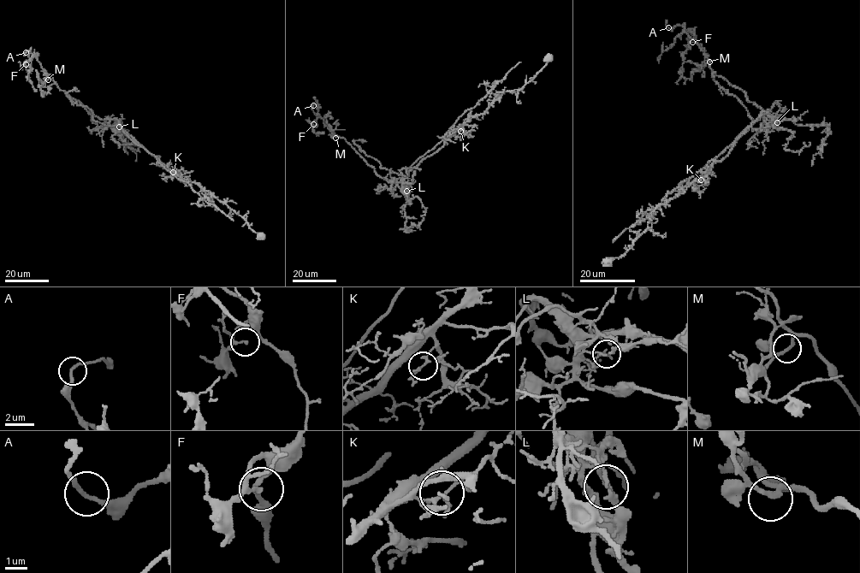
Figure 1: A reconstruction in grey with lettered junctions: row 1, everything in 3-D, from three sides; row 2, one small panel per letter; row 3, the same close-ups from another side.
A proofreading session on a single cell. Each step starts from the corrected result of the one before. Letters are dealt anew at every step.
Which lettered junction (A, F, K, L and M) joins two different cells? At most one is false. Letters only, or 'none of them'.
L

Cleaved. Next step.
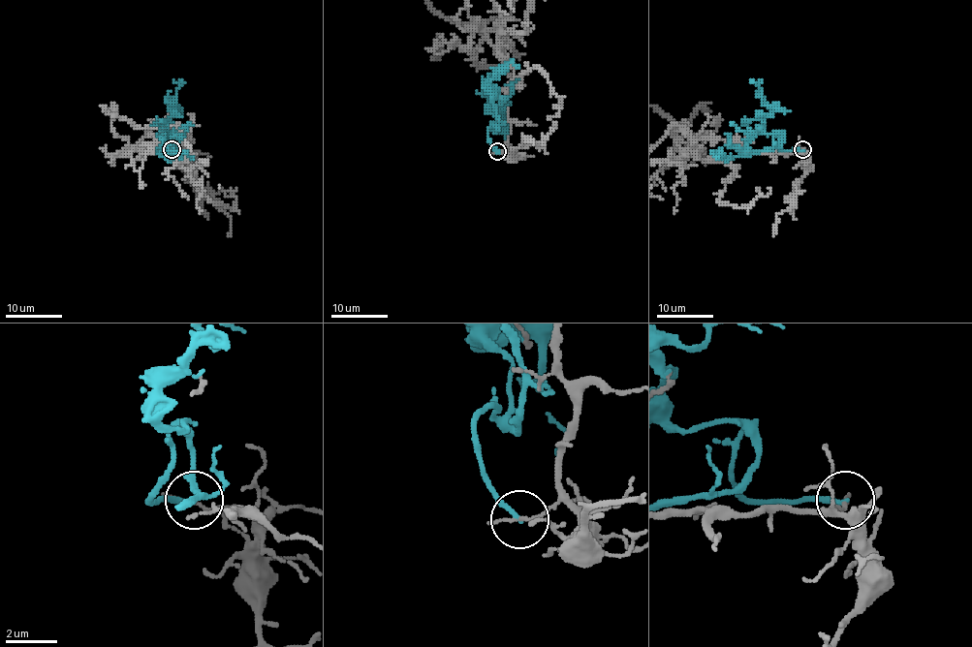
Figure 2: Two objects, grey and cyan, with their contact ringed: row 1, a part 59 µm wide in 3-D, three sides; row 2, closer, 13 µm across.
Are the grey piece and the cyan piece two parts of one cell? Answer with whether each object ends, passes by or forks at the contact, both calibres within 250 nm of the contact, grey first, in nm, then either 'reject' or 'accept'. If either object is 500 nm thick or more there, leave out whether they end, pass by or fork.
grey ends | cyan ends | 130/170 nm | reject

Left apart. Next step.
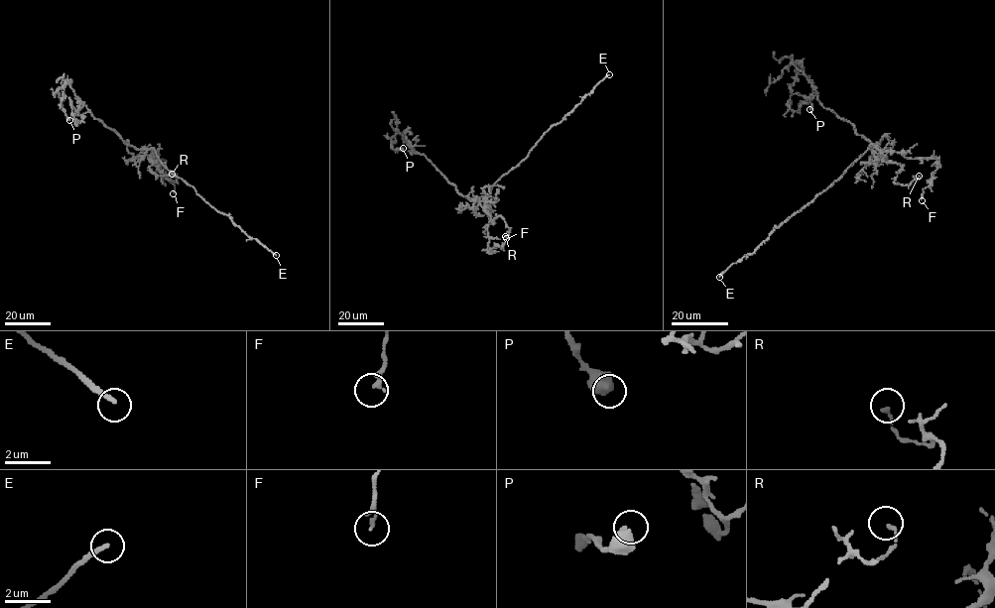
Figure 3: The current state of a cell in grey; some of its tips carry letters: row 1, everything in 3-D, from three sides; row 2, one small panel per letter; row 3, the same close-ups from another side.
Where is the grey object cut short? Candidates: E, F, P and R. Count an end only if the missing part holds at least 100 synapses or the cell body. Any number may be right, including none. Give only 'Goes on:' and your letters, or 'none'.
Goes on: E

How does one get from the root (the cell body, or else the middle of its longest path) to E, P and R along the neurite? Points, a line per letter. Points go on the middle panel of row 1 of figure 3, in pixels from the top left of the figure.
E: (489, 195), (493, 185), (526, 158), (541, 136), (609, 74)
P: (489, 195), (475, 199), (461, 195), (424, 155), (416, 153), (397, 133), (391, 148), (403, 148)
R: (489, 195), (485, 210), (492, 221), (498, 216), (504, 219), (510, 230), (505, 236)

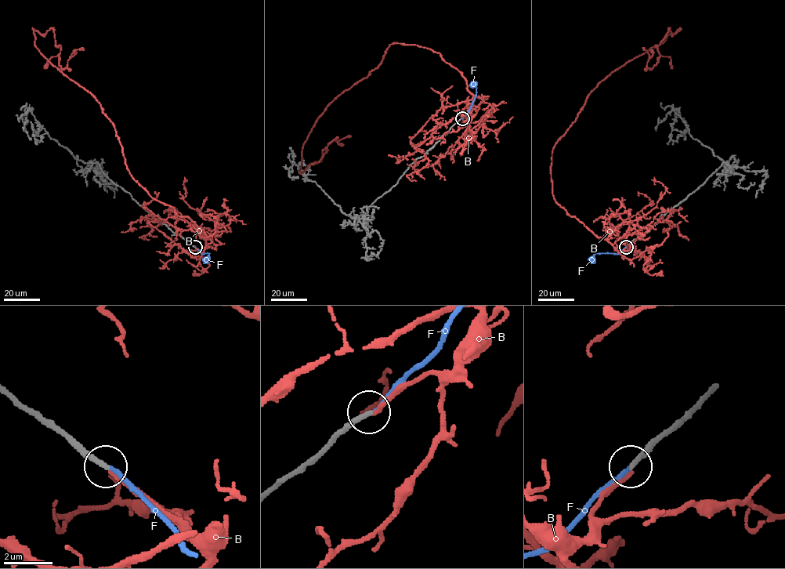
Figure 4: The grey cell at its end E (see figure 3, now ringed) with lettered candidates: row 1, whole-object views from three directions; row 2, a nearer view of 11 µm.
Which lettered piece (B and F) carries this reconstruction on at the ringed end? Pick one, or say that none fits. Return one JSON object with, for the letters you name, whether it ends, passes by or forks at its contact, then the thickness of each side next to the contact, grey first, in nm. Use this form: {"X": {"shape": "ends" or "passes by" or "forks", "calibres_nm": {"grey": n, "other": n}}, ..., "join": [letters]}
{"F": {"shape": "ends", "calibres_nm": {"grey": 200, "other": 170}}, "join": ["F"]}

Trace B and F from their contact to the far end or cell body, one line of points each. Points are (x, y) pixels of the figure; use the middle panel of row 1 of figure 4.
B: (462, 118), (473, 95), (461, 74), (439, 53), (394, 43), (316, 119), (300, 172), (334, 139), (351, 136)
F: (462, 118), (474, 99), (476, 88), (473, 84)

